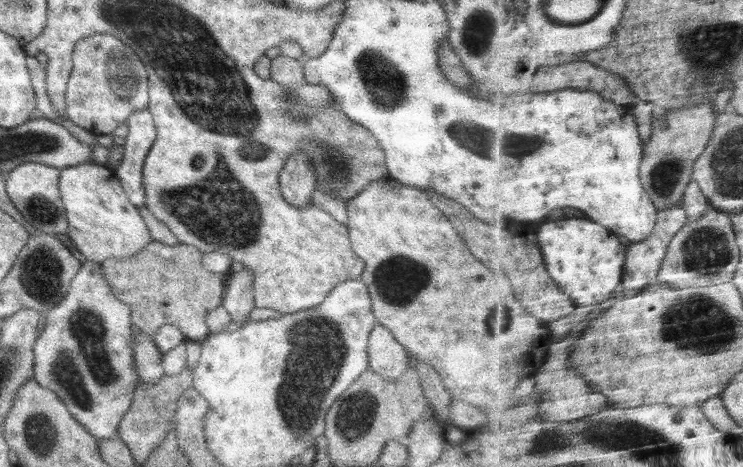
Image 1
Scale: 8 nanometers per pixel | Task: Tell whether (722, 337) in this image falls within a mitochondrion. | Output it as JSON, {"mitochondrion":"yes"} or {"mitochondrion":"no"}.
{"mitochondrion":"yes"}

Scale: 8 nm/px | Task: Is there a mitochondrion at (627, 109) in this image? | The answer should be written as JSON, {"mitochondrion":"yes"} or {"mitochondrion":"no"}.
{"mitochondrion":"no"}

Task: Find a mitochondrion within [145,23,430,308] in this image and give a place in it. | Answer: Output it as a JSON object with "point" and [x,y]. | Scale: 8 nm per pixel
{"point":[222,212]}

